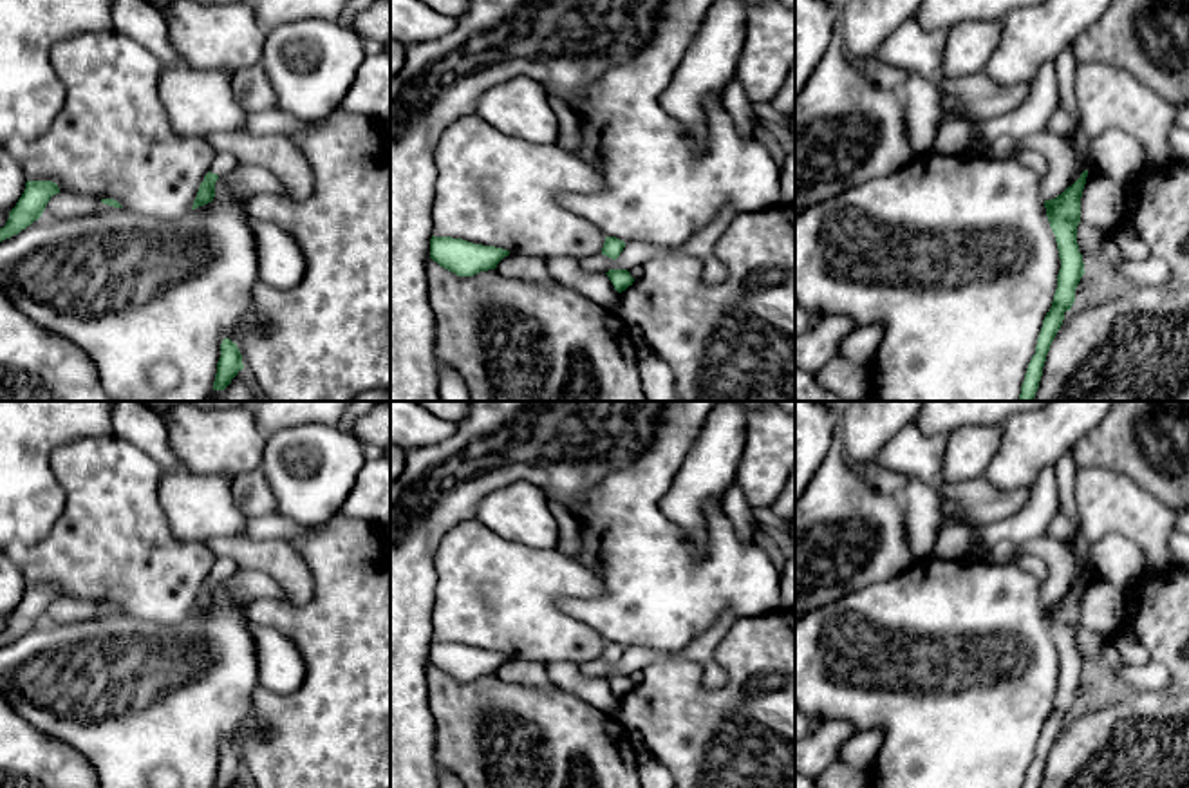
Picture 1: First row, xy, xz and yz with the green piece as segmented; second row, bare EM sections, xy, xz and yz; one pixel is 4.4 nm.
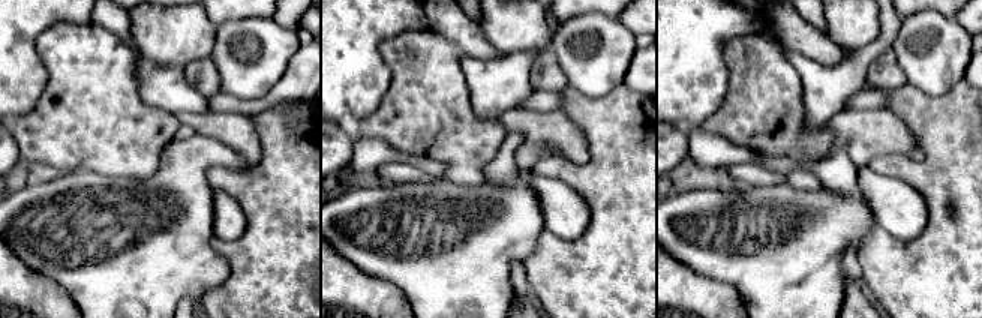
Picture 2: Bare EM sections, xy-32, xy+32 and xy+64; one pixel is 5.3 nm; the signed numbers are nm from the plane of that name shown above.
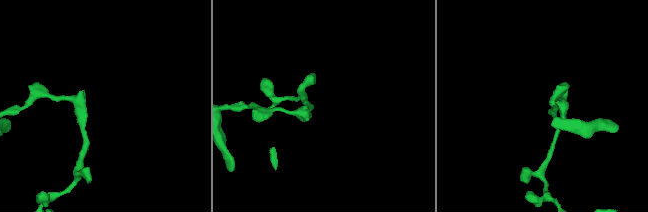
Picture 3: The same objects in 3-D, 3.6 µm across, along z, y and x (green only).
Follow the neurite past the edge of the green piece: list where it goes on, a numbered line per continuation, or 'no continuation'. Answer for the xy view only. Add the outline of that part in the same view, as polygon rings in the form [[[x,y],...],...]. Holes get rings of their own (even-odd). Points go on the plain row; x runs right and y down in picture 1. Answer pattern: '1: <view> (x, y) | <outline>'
1: xy (223, 568) | [[[220,557],[213,564],[210,577],[217,578],[219,582],[226,580],[237,571],[237,564],[231,558]]]

